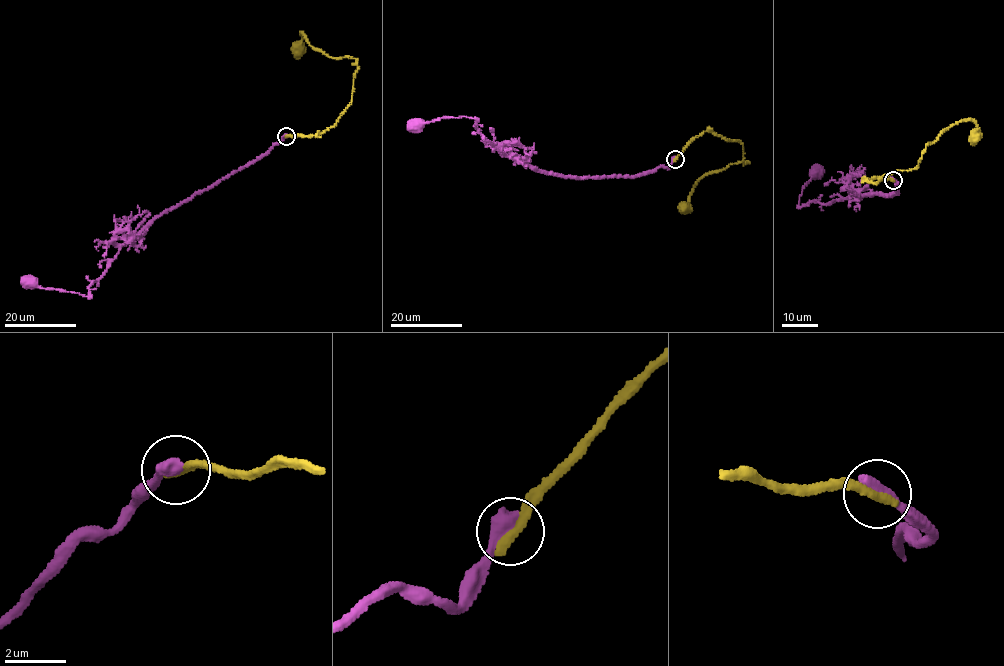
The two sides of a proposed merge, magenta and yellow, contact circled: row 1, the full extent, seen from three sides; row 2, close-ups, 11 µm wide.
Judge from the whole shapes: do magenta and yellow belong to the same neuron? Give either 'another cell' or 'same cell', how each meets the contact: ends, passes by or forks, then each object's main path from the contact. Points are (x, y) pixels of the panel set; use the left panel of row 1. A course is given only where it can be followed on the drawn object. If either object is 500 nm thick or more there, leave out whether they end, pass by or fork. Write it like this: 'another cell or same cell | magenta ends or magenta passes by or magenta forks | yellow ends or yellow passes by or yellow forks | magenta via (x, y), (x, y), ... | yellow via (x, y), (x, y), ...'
another cell | magenta via (286, 135), (265, 154), (155, 216), (125, 242), (99, 279), (89, 286), (89, 297), (34, 287), (28, 282) | yellow via (286, 135), (334, 125), (351, 101), (357, 64), (313, 47), (302, 32), (297, 48)

